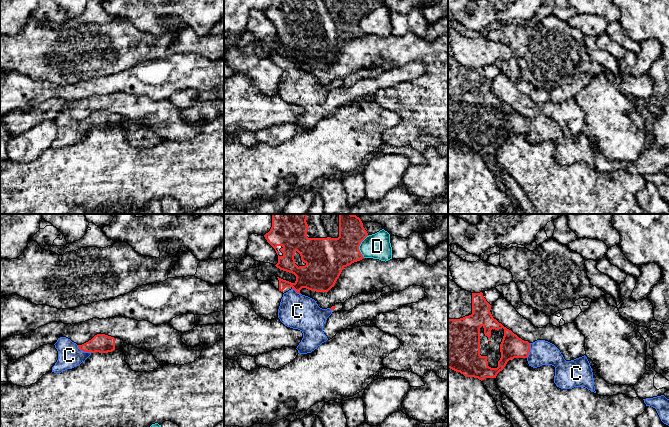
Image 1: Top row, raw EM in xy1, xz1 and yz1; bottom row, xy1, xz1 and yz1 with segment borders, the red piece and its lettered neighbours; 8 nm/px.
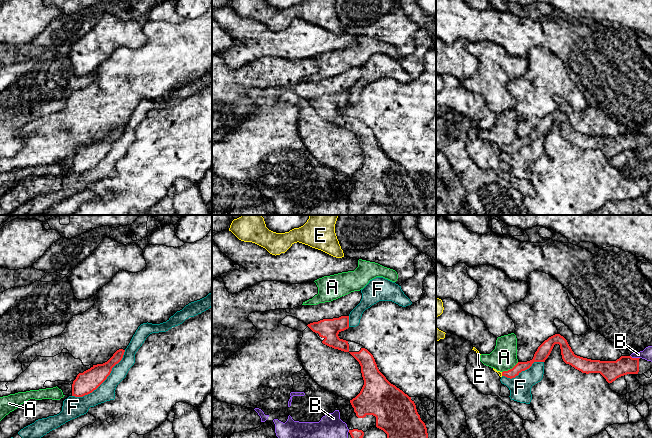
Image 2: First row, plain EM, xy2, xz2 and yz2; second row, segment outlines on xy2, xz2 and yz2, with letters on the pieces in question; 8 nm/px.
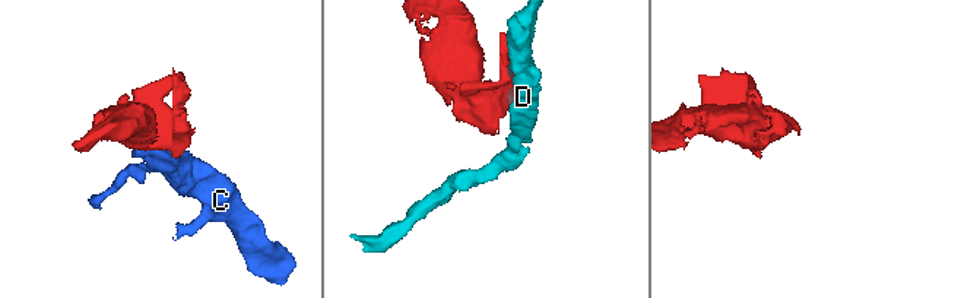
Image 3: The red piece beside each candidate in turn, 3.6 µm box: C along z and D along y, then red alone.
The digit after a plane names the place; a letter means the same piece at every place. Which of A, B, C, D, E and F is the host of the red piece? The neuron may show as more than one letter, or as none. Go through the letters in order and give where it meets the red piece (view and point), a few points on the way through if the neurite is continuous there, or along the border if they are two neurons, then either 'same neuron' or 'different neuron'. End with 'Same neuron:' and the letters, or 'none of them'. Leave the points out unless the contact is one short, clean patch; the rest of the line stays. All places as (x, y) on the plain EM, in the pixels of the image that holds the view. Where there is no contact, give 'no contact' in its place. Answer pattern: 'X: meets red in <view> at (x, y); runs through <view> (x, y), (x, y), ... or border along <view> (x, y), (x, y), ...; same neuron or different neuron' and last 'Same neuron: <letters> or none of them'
A: meets red in yz2 at (510, 145); different neuron
B: meets red in yz2 at (635, 134); different neuron
C: meets red in xy1 at (84, 127); runs through xy1 (101, 119), (88, 123), (84, 127), (69, 131); same neuron
D: meets red in xz1 at (359, 21); different neuron
E: meets red in yz2 at (502, 150); runs through yz2 (520, 142), (512, 149), (502, 150), (500, 149); same neuron
F: meets red in xy2 at (103, 157); different neuron
Same neuron: C, E

